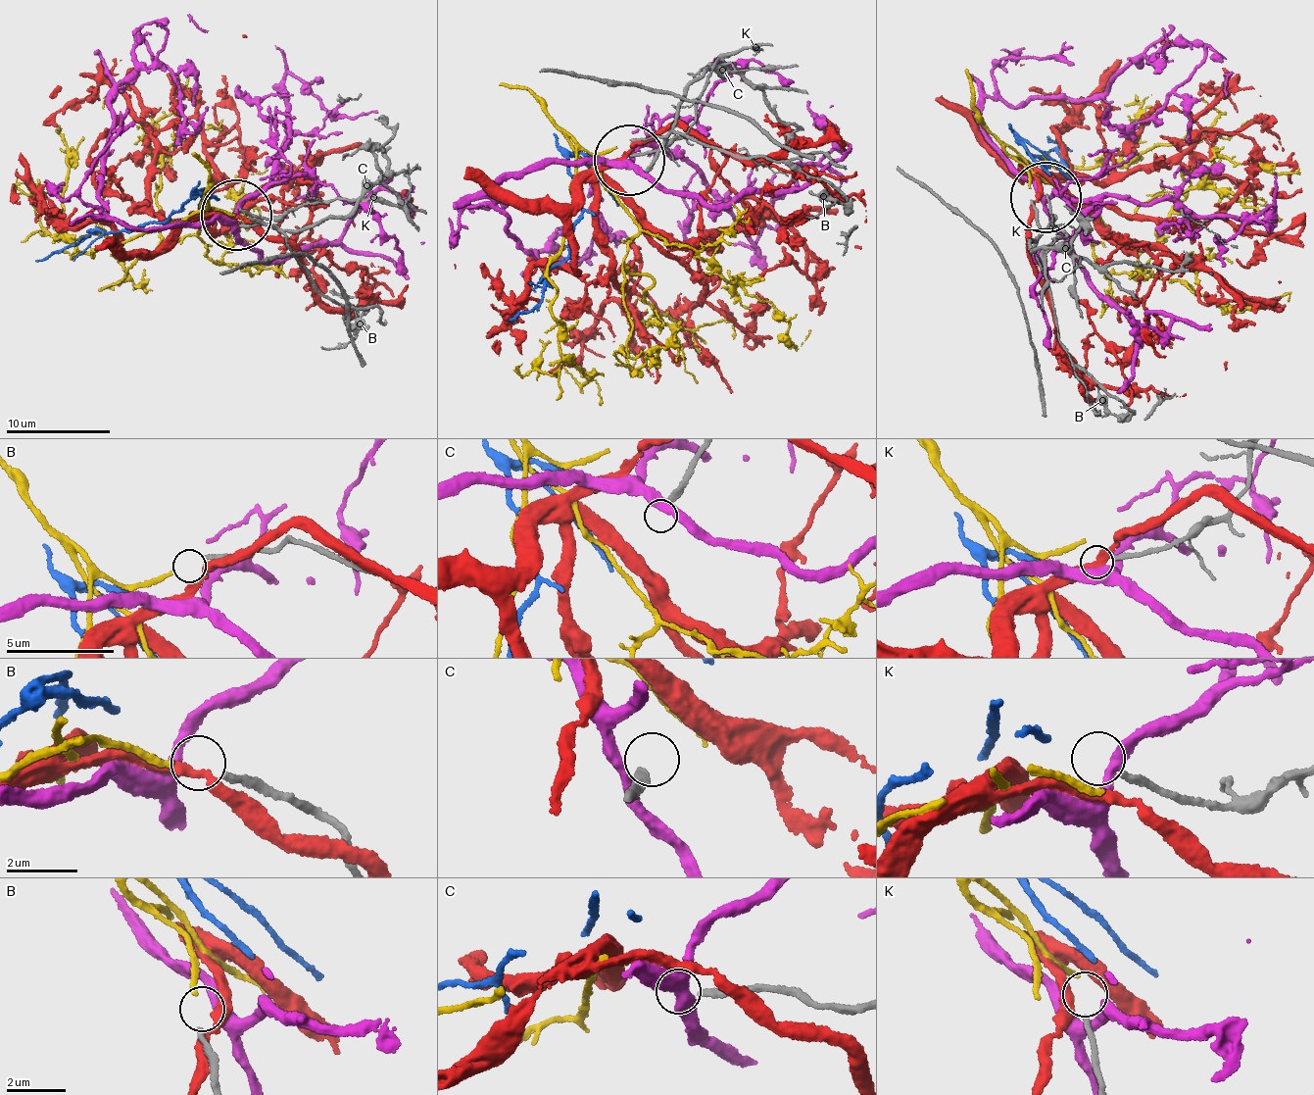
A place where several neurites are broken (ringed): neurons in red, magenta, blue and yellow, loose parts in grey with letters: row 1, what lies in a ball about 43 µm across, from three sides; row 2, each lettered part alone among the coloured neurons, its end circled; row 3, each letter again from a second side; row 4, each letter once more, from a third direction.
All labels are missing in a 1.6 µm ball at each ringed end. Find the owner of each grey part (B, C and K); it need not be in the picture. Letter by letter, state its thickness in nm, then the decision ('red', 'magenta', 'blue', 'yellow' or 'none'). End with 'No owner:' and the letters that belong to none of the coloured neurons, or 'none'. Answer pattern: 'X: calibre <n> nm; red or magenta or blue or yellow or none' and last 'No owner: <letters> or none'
B: calibre 180 nm; none
C: calibre 280 nm; none
K: calibre 190 nm; none
No owner: B, C, K

